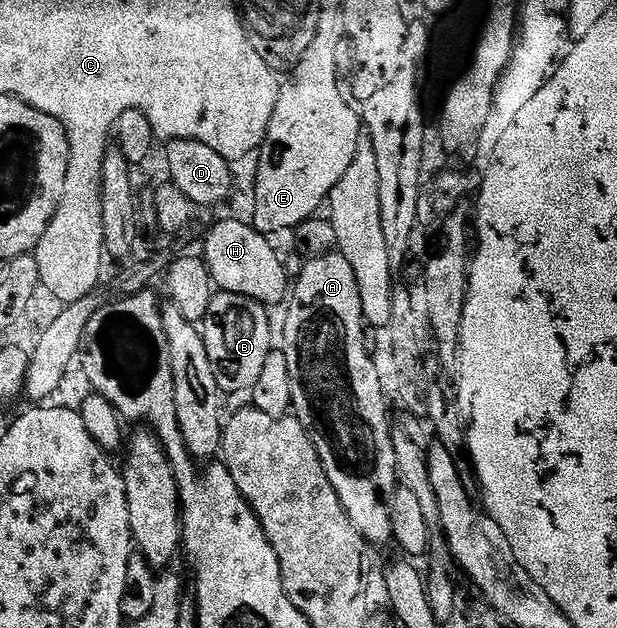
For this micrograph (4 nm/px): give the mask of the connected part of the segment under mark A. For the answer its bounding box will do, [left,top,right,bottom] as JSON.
[280,250,399,545]

